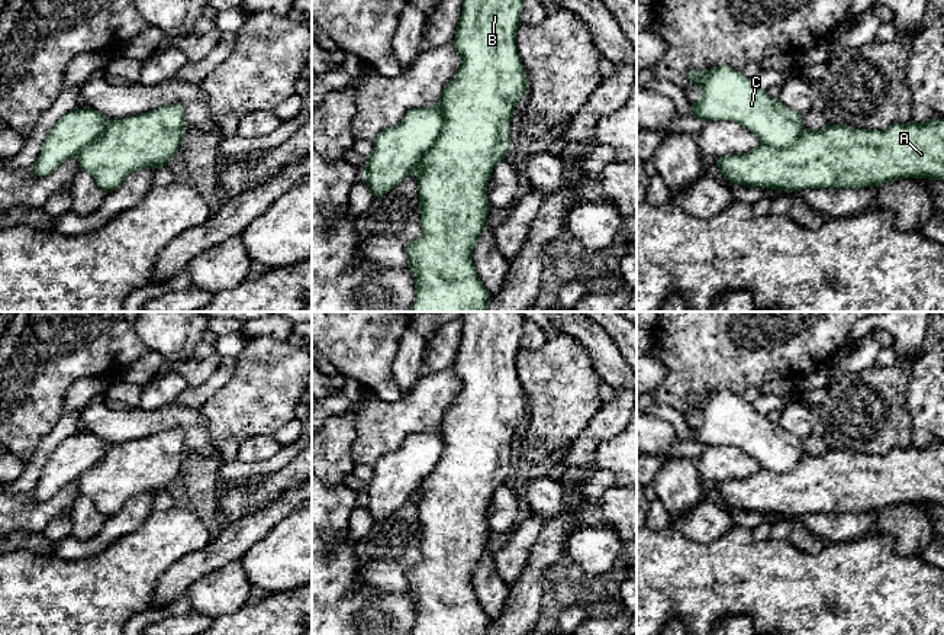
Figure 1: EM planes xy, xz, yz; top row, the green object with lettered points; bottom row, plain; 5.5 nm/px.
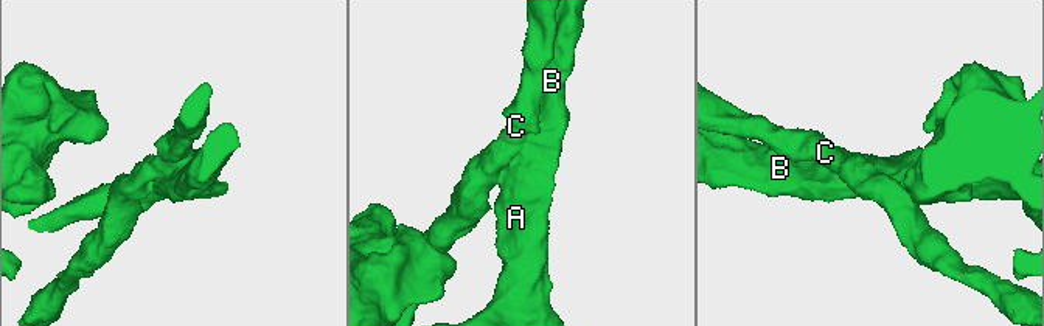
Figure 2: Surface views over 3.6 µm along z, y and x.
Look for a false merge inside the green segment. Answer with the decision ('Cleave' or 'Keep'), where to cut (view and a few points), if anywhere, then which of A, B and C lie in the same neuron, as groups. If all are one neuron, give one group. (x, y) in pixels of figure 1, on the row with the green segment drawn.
Cleave. Split along xz (440, 102), (442, 129), (435, 142), (422, 155), (413, 173). Groups: A B / C

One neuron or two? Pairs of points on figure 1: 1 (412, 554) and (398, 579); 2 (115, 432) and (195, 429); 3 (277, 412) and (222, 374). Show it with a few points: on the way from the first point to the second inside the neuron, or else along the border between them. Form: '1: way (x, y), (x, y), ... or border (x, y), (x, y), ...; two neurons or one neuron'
1: way (406, 560), (398, 569), (398, 573); one neuron
2: way (135, 422), (174, 421); one neuron
3: border (232, 371), (231, 377), (205, 403); two neurons

